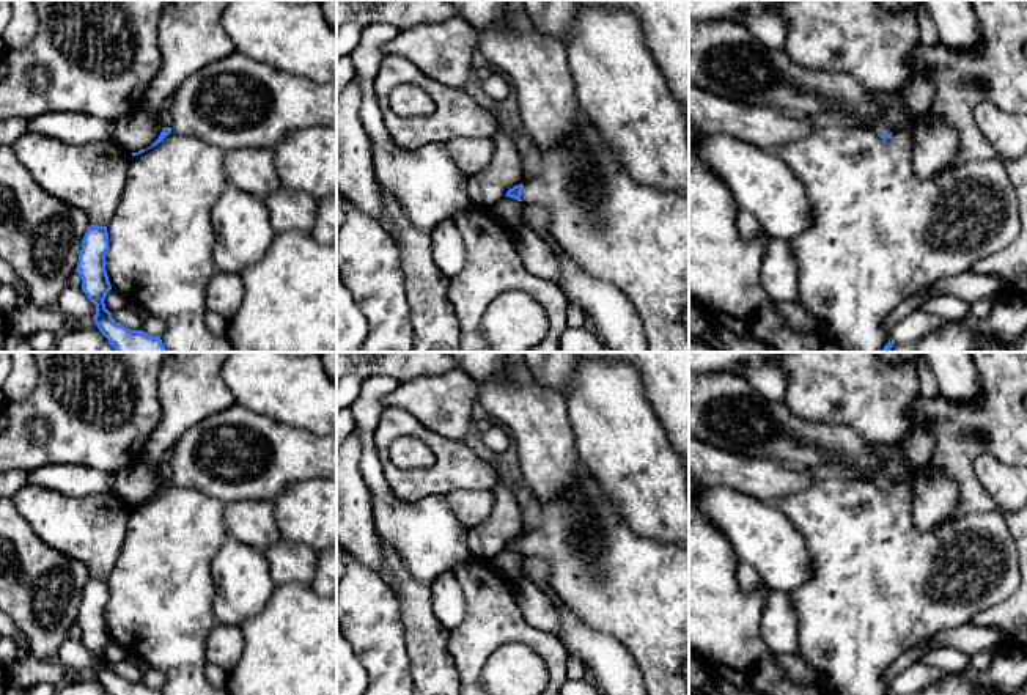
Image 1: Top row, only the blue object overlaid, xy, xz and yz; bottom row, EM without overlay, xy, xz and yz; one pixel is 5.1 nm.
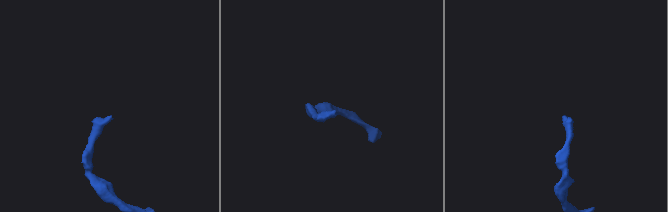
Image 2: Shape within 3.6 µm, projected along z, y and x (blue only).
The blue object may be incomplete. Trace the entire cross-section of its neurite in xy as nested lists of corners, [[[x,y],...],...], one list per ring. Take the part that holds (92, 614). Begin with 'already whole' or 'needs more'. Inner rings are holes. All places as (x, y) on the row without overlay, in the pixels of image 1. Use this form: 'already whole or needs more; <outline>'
already whole; [[[90,577],[79,607],[75,624],[82,631],[82,643],[96,657],[93,668],[99,684],[109,695],[162,695],[160,689],[151,689],[143,682],[131,682],[116,675],[105,660],[105,648],[112,642],[105,623],[105,607],[109,602],[107,579]]]

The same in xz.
needs more; [[[583,469],[566,492],[541,502],[541,524],[505,549],[547,563],[557,596],[632,654],[646,695],[689,695],[683,675],[689,660],[689,542],[665,544],[637,535]]]

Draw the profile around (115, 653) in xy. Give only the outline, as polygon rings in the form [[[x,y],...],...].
[[[112,640],[112,642],[107,645],[105,653],[104,653],[105,660],[107,660],[110,665],[115,665],[115,664],[121,662],[121,660],[126,657],[126,654],[127,654],[127,653],[124,651],[124,648],[123,648],[120,643],[116,643],[115,640]]]

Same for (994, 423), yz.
[[[969,352],[978,371],[981,390],[972,401],[948,401],[942,395],[928,399],[918,395],[907,410],[911,426],[929,421],[936,434],[936,447],[929,464],[940,467],[958,484],[958,503],[940,522],[955,517],[991,513],[997,509],[996,502],[980,483],[974,461],[980,454],[992,454],[1000,462],[1027,467],[1027,352]]]

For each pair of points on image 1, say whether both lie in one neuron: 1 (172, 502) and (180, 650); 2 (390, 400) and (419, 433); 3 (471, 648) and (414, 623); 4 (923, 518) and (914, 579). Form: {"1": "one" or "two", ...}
{"1": "one", "2": "two", "3": "two", "4": "two"}

